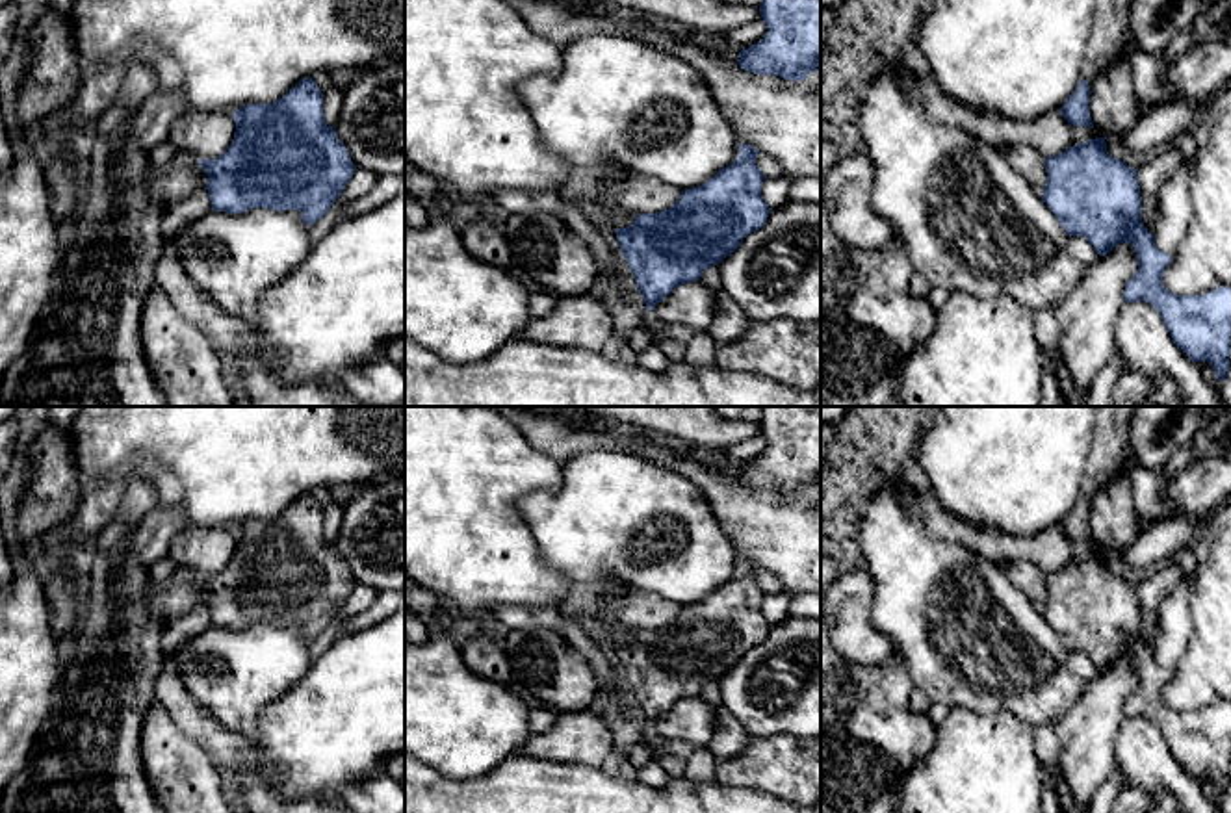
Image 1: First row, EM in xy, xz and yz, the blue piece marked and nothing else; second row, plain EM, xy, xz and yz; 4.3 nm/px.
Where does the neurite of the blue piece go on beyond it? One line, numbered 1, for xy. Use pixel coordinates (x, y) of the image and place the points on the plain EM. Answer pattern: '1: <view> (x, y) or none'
1: none

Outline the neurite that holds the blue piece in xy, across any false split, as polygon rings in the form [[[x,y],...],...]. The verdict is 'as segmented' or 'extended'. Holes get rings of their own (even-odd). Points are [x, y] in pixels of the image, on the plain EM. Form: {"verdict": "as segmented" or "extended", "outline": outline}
{"verdict": "as segmented", "outline": [[[308,492],[273,520],[247,520],[232,529],[236,548],[230,562],[199,581],[208,592],[212,626],[241,629],[253,624],[299,626],[310,642],[319,637],[355,590],[356,581],[336,544],[325,538],[323,510]]]}

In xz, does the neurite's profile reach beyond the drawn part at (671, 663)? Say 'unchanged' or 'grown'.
unchanged

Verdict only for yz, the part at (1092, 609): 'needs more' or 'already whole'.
already whole

